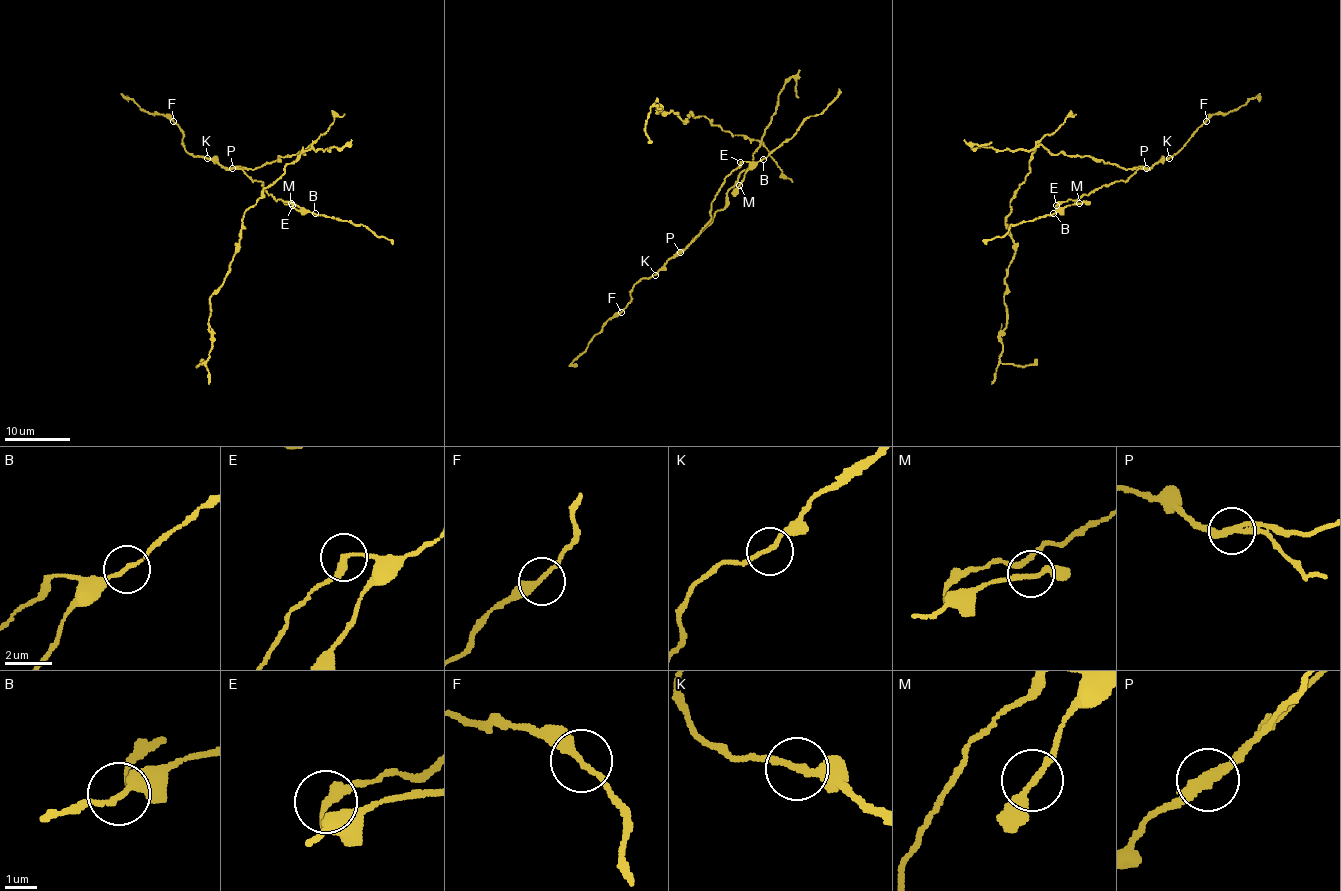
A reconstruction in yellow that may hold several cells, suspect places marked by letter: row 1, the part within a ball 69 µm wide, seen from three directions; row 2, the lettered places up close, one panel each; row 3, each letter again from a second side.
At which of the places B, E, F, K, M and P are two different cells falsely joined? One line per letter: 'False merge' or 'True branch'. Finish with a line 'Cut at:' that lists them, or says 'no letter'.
B: True branch
E: True branch
F: True branch
K: True branch
M: True branch
P: False merge
Cut at: P

